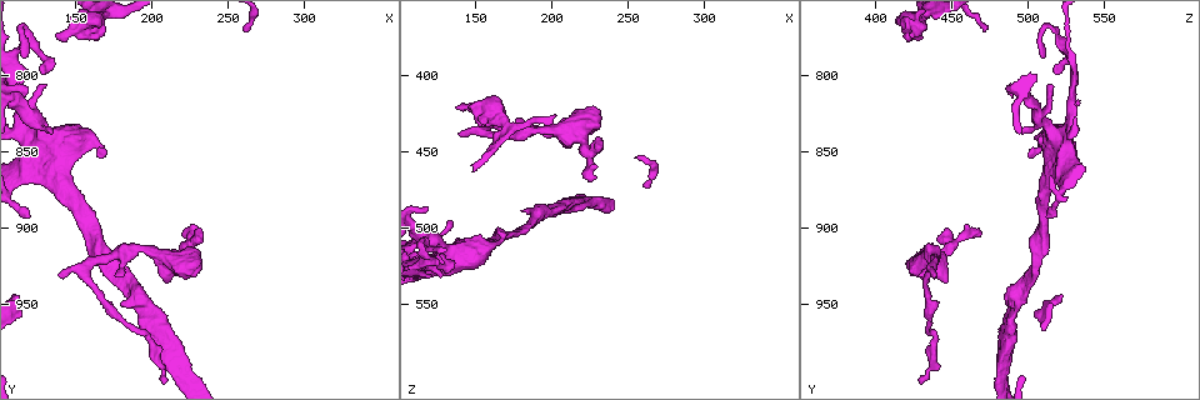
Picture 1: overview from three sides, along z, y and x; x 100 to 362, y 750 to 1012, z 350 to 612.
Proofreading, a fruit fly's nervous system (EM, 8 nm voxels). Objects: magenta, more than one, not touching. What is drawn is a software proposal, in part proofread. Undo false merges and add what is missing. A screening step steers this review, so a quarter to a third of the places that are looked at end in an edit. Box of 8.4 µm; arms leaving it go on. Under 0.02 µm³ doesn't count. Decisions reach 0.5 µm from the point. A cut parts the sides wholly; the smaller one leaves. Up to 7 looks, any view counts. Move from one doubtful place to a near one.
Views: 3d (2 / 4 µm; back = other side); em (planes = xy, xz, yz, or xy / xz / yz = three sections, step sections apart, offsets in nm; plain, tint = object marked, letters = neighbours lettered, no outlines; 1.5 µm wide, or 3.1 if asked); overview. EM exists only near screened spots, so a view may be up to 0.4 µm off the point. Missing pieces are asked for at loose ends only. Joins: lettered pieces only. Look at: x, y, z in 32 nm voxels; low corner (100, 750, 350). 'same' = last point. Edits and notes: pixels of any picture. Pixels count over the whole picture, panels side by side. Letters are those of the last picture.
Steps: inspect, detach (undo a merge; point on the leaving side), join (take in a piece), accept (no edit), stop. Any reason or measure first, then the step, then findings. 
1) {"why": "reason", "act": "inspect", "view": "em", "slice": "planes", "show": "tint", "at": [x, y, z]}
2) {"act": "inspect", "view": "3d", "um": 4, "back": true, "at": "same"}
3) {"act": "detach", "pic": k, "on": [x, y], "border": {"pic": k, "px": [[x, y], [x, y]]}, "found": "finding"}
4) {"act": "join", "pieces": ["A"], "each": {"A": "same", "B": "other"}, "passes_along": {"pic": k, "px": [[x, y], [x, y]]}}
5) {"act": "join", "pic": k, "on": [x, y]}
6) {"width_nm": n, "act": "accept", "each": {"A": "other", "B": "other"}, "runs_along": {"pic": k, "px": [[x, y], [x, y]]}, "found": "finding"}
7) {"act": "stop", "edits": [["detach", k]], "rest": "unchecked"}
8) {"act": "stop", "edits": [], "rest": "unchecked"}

{"why": "free end", "act": "inspect", "view": "3d", "um": 2, "at": [138, 932, 438]}

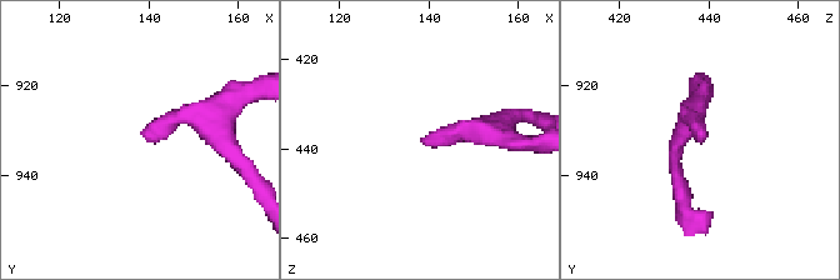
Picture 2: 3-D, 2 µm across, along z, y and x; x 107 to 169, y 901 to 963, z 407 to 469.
{"why": "now the EM", "act": "inspect", "view": "em", "slice": "planes", "show": "letters", "at": [138, 931, 438]}

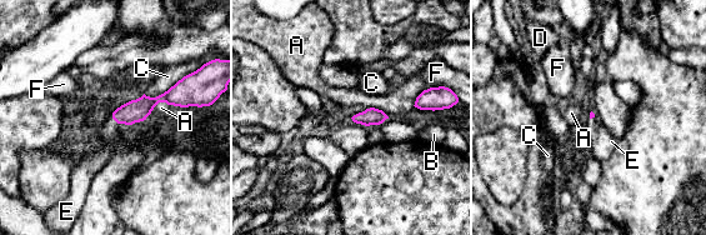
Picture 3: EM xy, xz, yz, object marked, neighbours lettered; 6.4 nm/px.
{"act": "join", "pic": 3, "on": [109, 131], "each": {"A": "other", "B": "other", "C": "other", "D": "other", "E": "same", "F": "other"}, "passes_along": {"pic": 3, "px": [[138, 110], [115, 120], [109, 131]]}, "found": "the neuron continues"}

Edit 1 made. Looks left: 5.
{"why": "an open end", "act": "inspect", "view": "3d", "um": 2, "at": [232, 908, 442]}

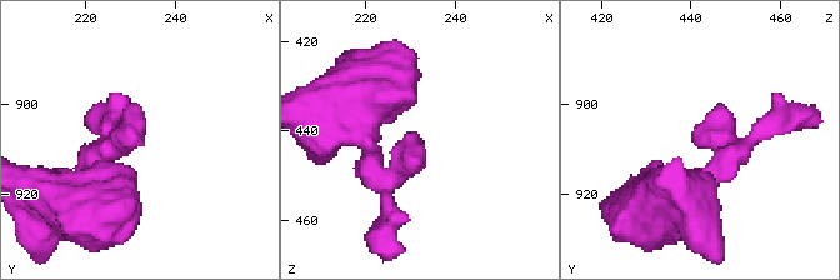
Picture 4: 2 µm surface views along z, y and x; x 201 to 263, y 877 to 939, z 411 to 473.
{"why": "need the tissue", "act": "inspect", "view": "em", "slice": "planes", "show": "letters", "at": [233, 908, 442]}

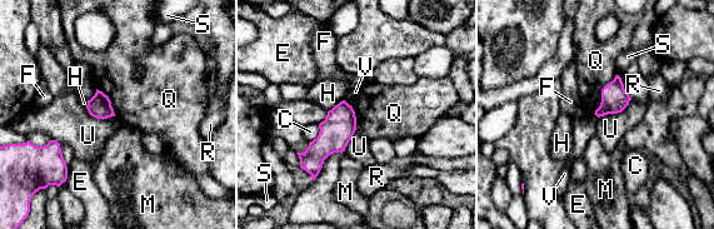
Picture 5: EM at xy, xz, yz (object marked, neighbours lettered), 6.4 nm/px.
{"width_nm": 150, "act": "accept", "each": {"C": "other", "E": "other", "F": "other", "H": "other", "M": "other", "Q": "other", "R": "other", "S": "other", "U": "other", "V": "other"}, "found": "no lettered piece goes on from it"}

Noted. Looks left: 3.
{"why": "an open end", "act": "inspect", "view": "em", "slice": "planes", "show": "plain", "at": [166, 852, 502]}

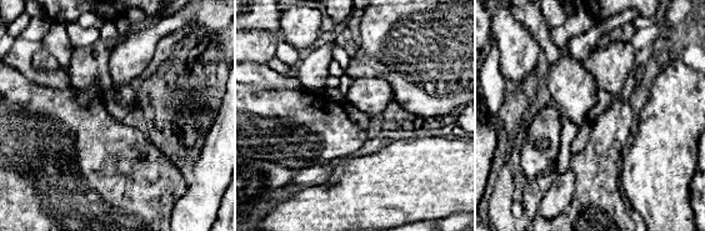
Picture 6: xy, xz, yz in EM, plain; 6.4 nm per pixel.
{"act": "inspect", "view": "em", "slice": "planes", "show": "tint", "at": "same"}

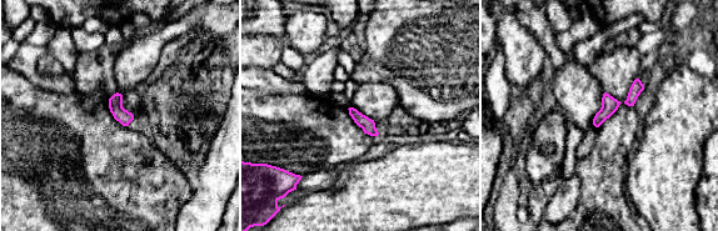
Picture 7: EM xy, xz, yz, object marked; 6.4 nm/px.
{"why": "see the neighbours", "act": "inspect", "view": "em", "slice": "planes", "show": "letters", "at": "same"}

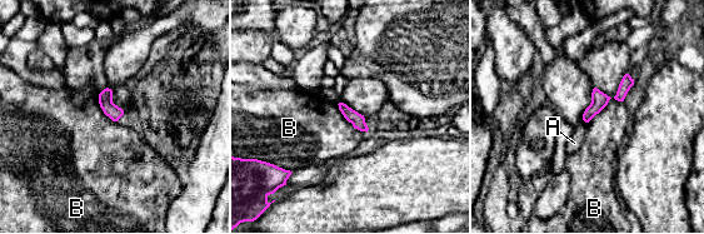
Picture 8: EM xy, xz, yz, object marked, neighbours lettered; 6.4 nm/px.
{"longest_contact_nm": ["B", 420], "act": "accept", "each": {"A": "other", "B": "other"}, "border": {"pic": 8, "px": [[625, 73], [617, 93], [587, 123]]}, "found": "no lettered piece goes on from it"}

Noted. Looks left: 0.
{"act": "stop", "edits": [["join", 3]], "rest": "unchecked"}

